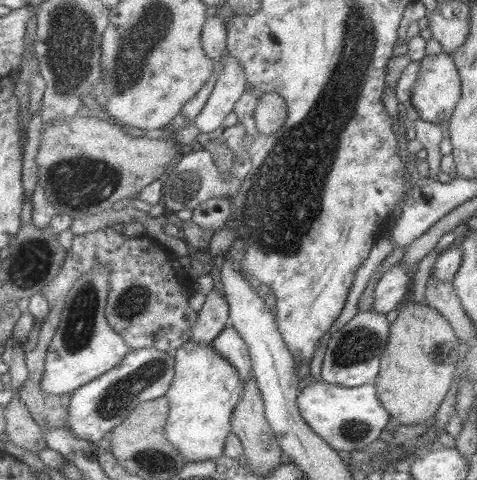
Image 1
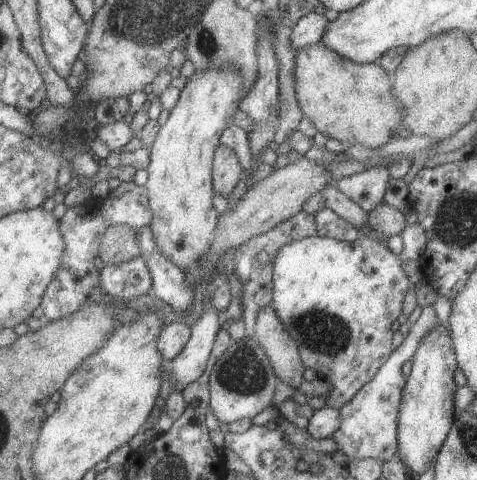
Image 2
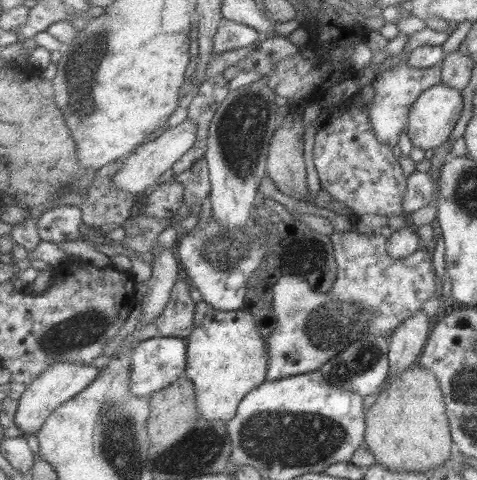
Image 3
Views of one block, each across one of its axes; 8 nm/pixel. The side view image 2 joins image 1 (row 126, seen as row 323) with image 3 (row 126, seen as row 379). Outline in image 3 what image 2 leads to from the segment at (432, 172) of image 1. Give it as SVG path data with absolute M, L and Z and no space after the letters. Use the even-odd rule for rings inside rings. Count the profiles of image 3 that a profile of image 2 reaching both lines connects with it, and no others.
M399 62L391 68L379 72L374 76L370 85L374 89L374 95L369 105L364 106L367 111L367 117L370 118L371 129L377 135L379 142L387 146L395 146L401 130L409 120L410 107L417 101L419 93L424 92L441 82L441 68L438 65L429 68L418 68L409 66L409 62Z

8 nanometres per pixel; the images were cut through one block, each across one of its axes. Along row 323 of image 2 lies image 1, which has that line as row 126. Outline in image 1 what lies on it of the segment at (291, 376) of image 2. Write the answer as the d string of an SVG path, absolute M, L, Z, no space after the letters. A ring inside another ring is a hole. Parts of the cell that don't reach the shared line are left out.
M266 92L258 100L256 109L257 128L261 134L275 135L289 118L286 98L277 92Z

